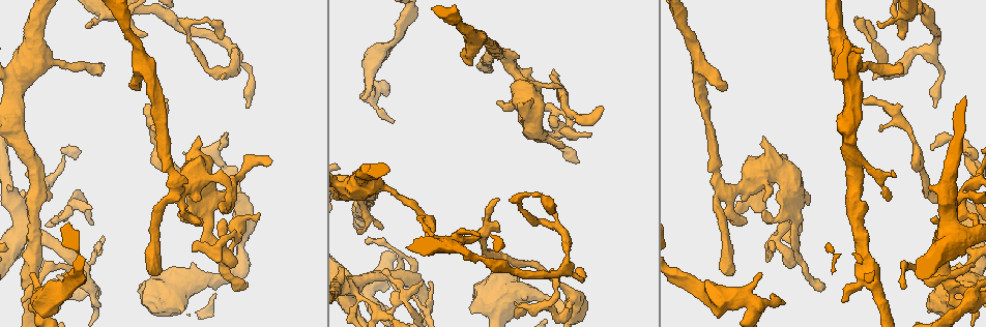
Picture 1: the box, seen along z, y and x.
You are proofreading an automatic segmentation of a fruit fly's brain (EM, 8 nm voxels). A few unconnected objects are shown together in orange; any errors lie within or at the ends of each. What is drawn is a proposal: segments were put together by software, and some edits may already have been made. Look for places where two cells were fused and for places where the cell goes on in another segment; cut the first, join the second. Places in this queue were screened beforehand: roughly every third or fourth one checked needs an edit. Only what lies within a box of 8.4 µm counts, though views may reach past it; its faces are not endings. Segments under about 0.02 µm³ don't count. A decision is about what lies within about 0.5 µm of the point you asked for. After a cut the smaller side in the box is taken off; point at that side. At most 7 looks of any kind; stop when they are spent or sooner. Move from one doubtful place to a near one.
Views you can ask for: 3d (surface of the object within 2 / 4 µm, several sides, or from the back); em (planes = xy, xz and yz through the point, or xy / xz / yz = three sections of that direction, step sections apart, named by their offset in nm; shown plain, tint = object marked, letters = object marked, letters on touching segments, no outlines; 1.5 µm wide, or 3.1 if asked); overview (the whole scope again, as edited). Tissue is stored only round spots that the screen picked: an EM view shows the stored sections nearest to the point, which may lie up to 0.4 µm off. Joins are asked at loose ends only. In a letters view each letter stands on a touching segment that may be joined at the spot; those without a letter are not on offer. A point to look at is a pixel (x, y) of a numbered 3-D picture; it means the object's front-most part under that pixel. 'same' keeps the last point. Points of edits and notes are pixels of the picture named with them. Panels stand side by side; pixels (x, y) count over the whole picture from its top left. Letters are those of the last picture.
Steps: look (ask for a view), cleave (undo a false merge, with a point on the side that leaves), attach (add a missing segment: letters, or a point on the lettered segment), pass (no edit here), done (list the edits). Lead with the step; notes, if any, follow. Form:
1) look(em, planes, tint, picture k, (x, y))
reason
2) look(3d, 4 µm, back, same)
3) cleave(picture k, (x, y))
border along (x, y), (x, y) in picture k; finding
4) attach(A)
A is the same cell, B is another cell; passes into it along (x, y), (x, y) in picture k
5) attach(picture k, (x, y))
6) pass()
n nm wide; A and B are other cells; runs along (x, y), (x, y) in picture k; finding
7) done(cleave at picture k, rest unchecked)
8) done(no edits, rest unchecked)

look(em, xz, step 4, tint, picture 1, (63, 302))
free end

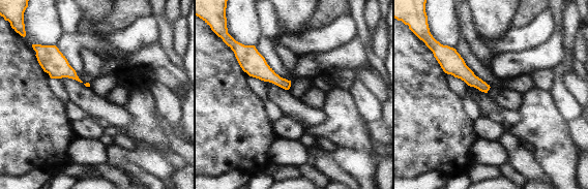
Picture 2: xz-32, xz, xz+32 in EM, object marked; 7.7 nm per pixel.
look(em, planes, letters, same)

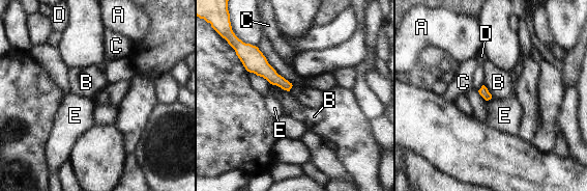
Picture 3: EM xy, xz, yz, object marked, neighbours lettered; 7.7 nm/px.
pass()
A, B, C, D and E are other cells; border along (270, 83), (288, 91) in picture 3; no lettered segment goes on from it

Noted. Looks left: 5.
look(3d, 2 µm, picture 1, (269, 161))
branch stops here

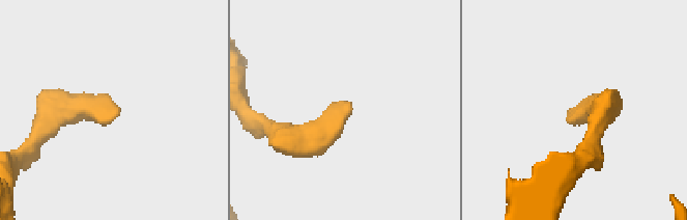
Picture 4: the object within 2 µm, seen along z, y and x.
look(em, planes, letters, picture 4, (349, 107))
need the tissue

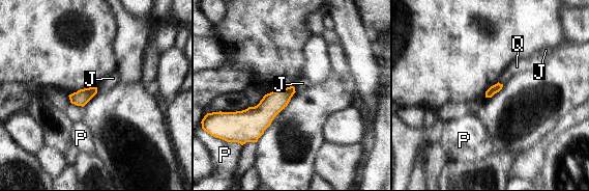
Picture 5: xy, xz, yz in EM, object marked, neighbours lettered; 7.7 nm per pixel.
pass()
J, P and Q are other cells; border along (293, 86), (295, 91) in picture 5; no lettered segment goes on from it

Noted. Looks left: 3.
look(em, xy, step 8, tint, picture 1, (856, 22))
thin neck

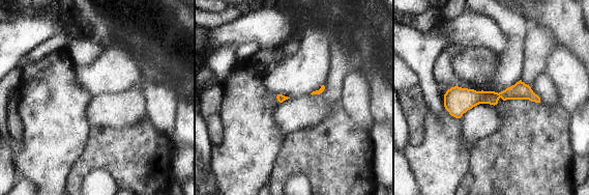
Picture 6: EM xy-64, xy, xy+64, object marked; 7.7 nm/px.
look(em, planes, letters, same)

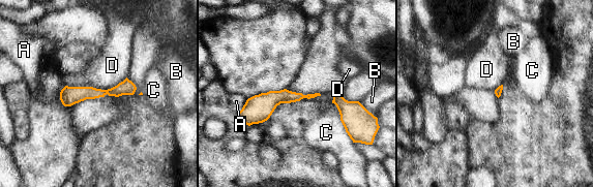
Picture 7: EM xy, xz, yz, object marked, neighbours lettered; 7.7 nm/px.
pass()
A, B, C and D are other cells; border along (126, 76), (107, 89), (65, 86) in picture 7; all the same cell

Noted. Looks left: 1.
done(no edits, rest unchecked)

